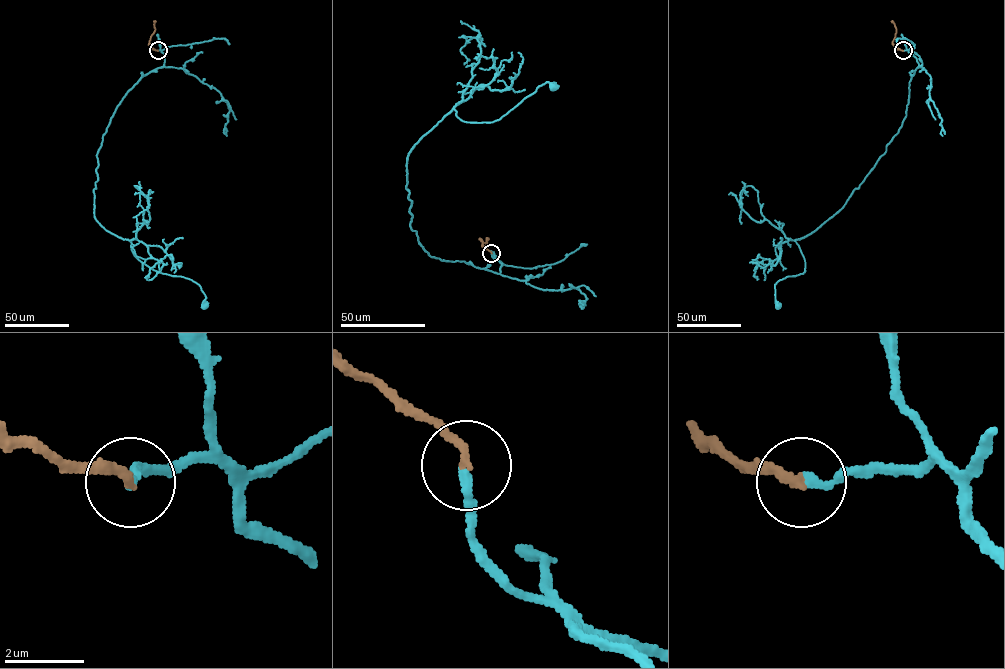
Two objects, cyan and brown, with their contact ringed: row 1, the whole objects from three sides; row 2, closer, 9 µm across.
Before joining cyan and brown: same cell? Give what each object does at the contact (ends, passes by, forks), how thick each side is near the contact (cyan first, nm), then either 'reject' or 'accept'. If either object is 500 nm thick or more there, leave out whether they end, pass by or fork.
cyan ends | brown ends | 240/220 nm | accept

